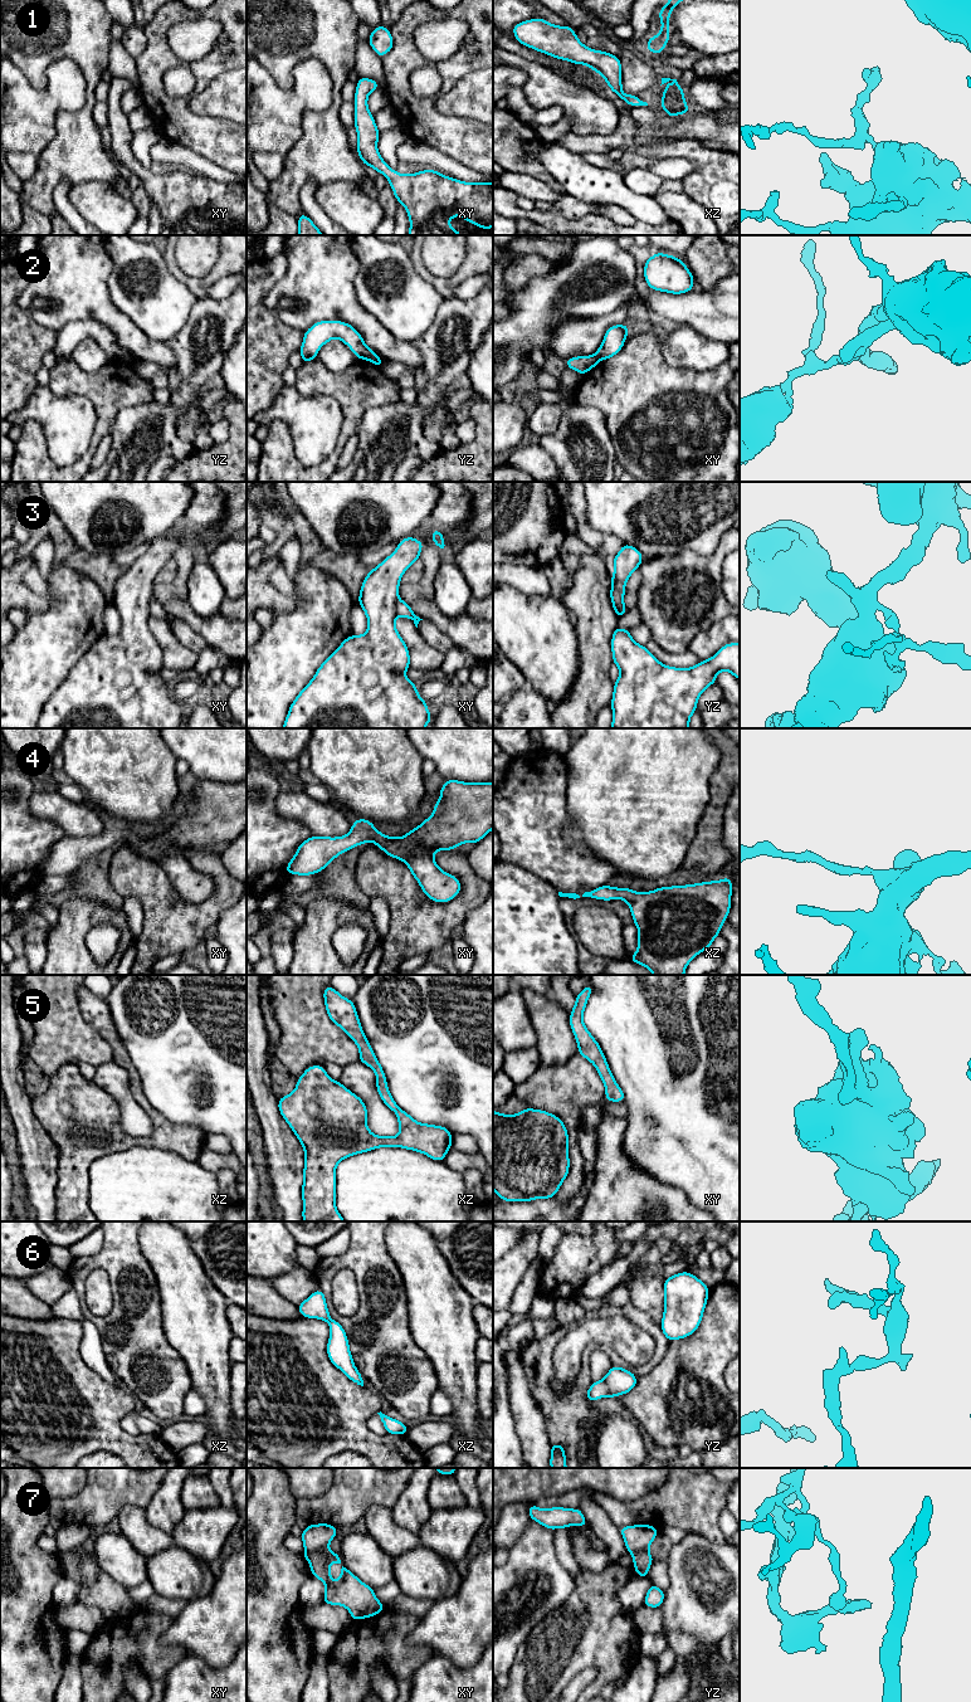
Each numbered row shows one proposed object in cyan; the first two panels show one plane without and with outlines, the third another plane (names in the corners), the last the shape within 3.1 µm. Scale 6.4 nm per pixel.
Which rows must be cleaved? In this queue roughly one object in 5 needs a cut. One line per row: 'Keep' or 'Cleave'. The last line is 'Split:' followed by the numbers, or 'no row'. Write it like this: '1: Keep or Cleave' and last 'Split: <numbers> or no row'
1: Keep
2: Cleave
3: Cleave
4: Keep
5: Keep
6: Keep
7: Cleave
Split: 2, 3, 7

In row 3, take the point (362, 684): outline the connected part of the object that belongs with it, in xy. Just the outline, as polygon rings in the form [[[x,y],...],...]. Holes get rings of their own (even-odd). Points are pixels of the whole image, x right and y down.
[[[409,536],[399,541],[396,550],[362,580],[358,605],[366,614],[367,630],[362,635],[347,637],[319,665],[309,683],[292,702],[282,728],[425,728],[433,717],[418,687],[405,677],[410,668],[409,649],[400,637],[395,619],[399,603],[399,586],[405,571],[420,557],[424,545]]]

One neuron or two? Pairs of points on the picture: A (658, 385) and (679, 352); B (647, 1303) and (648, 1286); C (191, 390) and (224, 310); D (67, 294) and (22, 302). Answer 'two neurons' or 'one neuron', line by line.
A: two neurons
B: one neuron
C: one neuron
D: one neuron

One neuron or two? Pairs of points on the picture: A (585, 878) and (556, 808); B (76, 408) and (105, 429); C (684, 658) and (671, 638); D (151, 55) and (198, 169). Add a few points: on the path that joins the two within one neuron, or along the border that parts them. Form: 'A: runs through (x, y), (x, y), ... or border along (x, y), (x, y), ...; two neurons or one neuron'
A: runs through (567, 861), (555, 848), (555, 825); one neuron
B: border along (82, 396), (92, 404), (96, 414), (93, 434); two neurons
C: border along (653, 639), (668, 652), (687, 650); two neurons
D: border along (164, 137), (183, 144), (215, 162); two neurons

